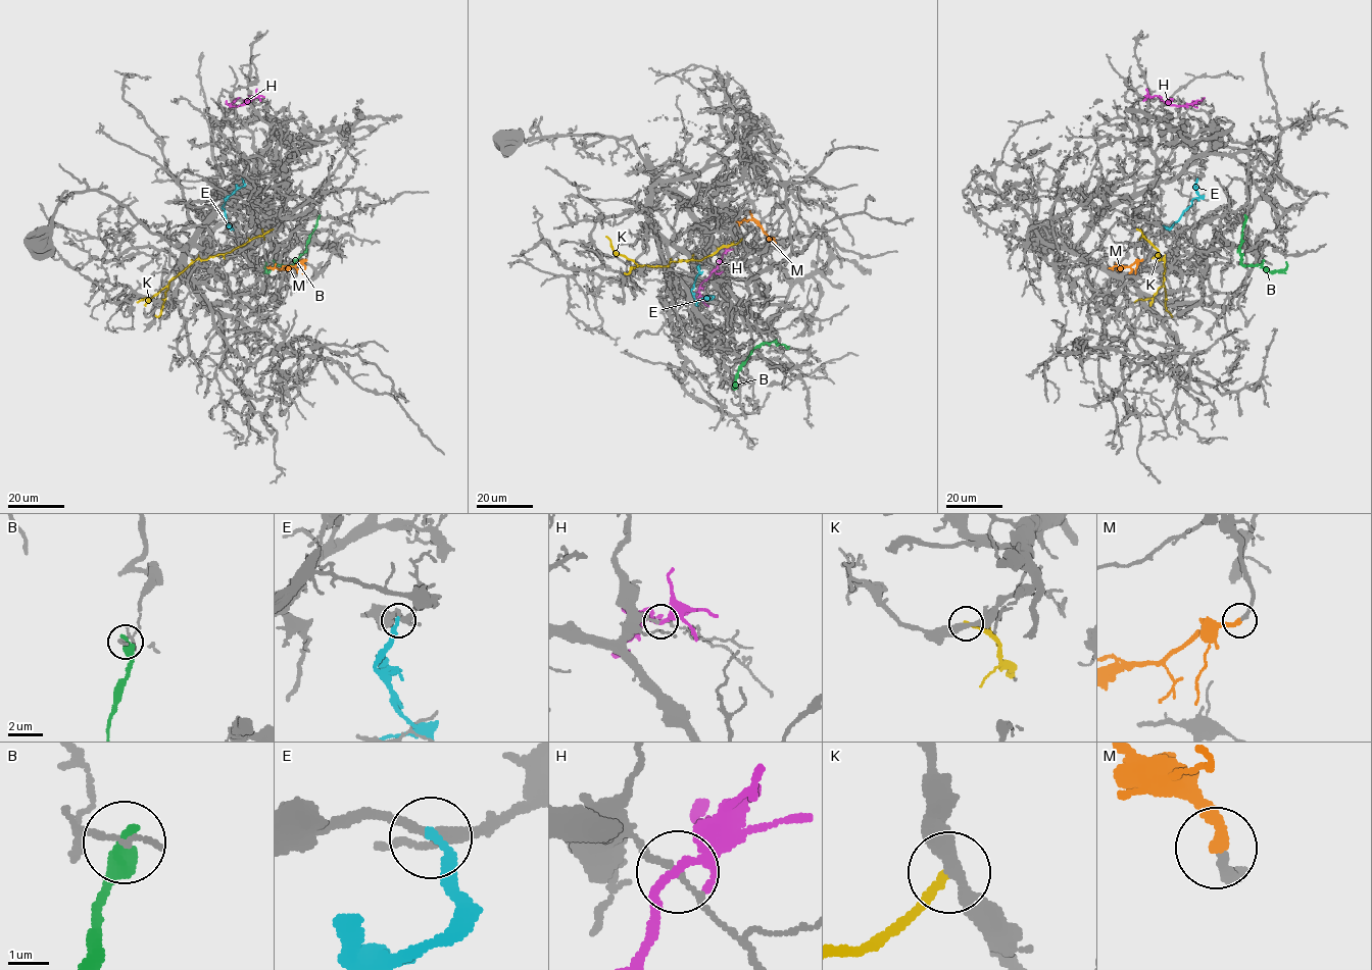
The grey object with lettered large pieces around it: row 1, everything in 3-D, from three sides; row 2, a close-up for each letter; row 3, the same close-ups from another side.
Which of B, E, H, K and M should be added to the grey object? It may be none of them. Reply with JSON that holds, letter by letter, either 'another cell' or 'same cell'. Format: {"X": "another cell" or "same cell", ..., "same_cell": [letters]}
{"B": "another cell", "E": "another cell", "H": "another cell", "K": "another cell", "M": "same cell", "same_cell": ["M"]}

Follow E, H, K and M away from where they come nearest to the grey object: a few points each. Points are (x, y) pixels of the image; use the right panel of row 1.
E: (1197, 179), (1193, 186), (1199, 196), (1193, 199), (1169, 227), (1163, 224)
H: (1150, 98), (1157, 96), (1165, 102), (1183, 105), (1204, 97)
K: (1136, 230), (1156, 248), (1160, 260), (1165, 260), (1163, 285), (1153, 298), (1134, 302)
M: (1142, 260), (1124, 267)

